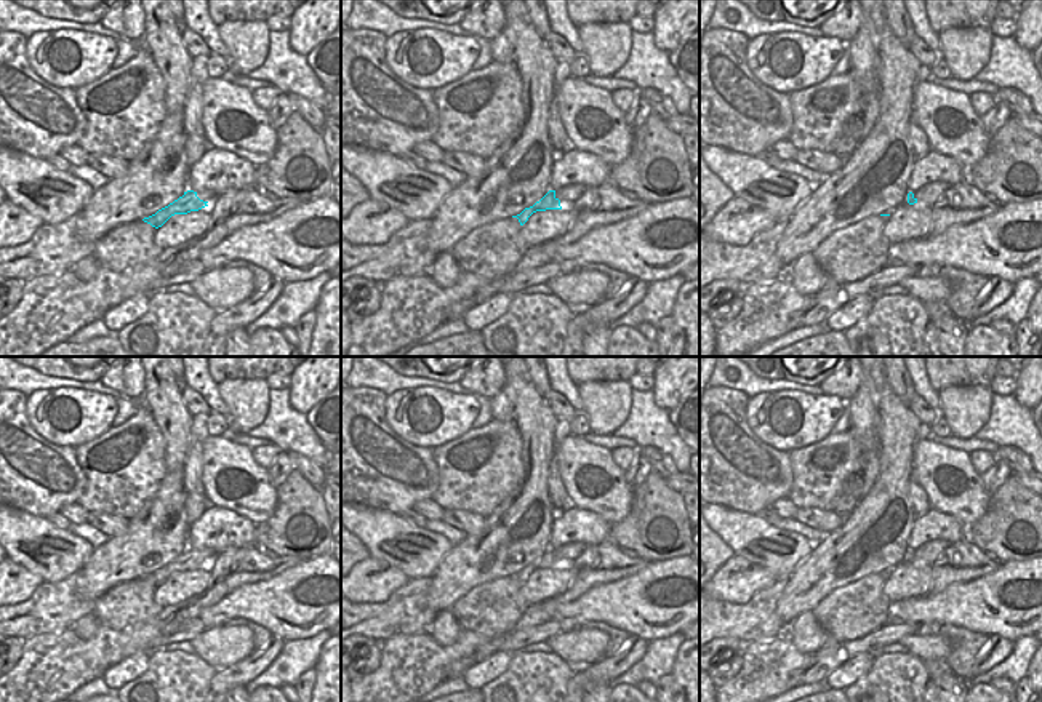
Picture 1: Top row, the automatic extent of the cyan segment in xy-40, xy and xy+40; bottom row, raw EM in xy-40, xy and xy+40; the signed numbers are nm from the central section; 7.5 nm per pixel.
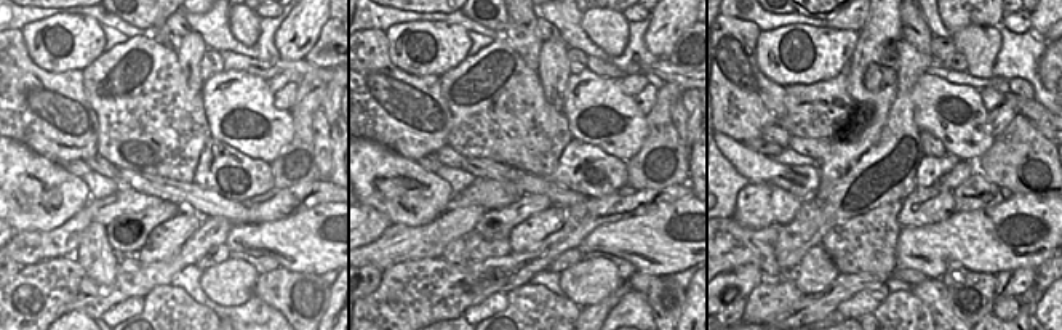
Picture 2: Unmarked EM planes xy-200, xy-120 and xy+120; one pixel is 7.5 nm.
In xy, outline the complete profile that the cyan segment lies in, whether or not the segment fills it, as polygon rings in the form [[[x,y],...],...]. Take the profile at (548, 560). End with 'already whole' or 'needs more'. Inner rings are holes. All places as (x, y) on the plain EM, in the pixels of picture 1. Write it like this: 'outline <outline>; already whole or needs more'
outline [[[571,542],[571,544],[565,544],[559,548],[549,548],[533,564],[525,566],[520,572],[512,574],[512,576],[517,576],[520,584],[523,584],[533,571],[546,569],[546,568],[562,568],[568,561],[575,561],[586,548],[587,547],[581,542]]]; needs more

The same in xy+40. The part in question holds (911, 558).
outline [[[930,540],[914,552],[908,547],[908,561],[914,566],[932,564],[938,558],[938,555],[949,545],[951,544],[946,540]]]; needs more

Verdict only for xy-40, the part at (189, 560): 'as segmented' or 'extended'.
extended

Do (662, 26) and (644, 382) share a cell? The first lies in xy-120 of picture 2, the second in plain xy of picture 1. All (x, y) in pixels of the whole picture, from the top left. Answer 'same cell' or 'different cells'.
different cells

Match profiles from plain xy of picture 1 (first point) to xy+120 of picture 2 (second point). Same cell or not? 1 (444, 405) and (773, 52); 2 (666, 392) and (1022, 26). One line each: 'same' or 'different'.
1: same
2: different

